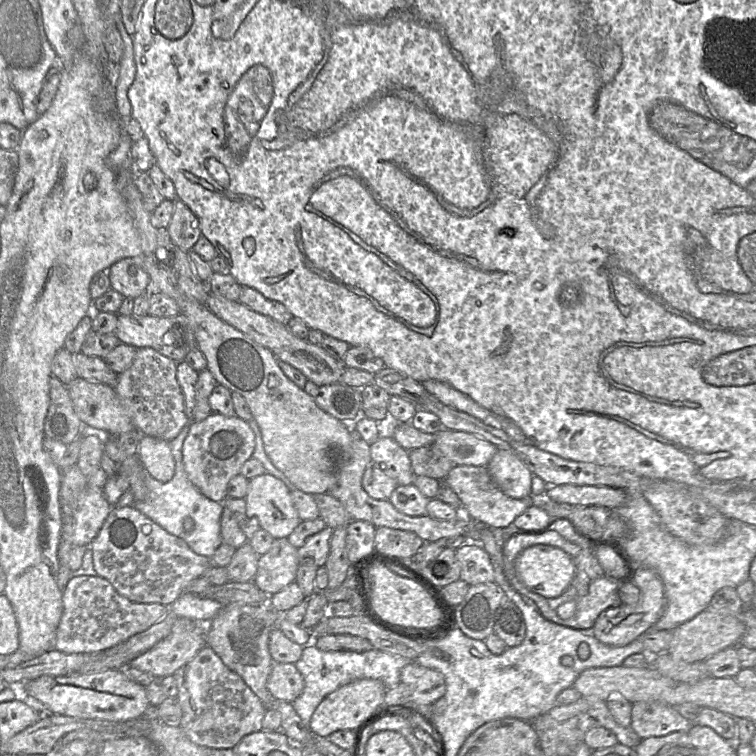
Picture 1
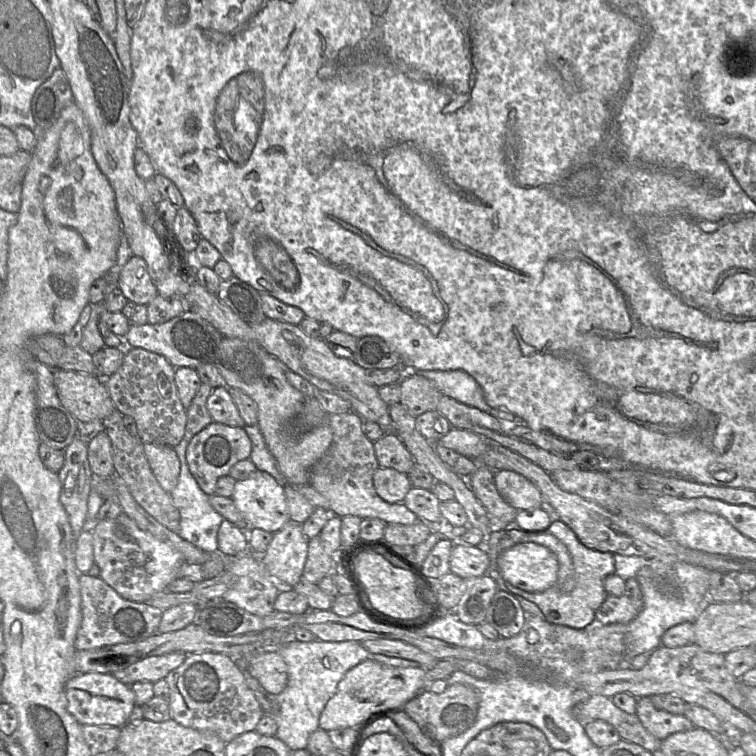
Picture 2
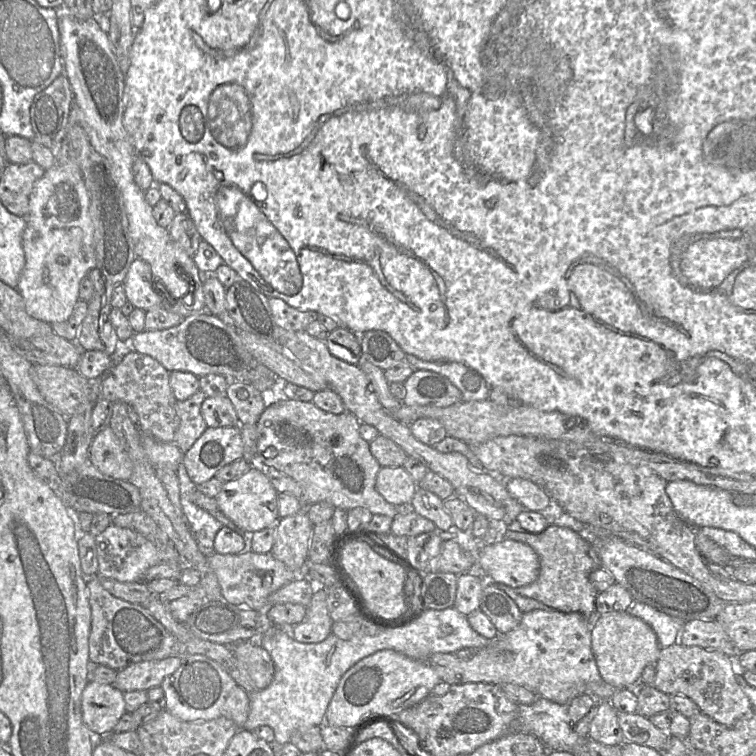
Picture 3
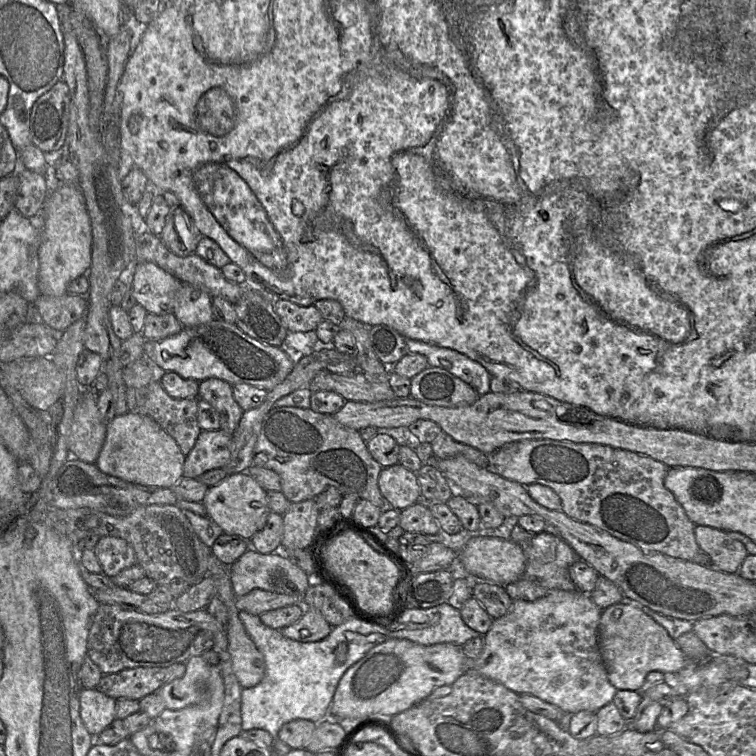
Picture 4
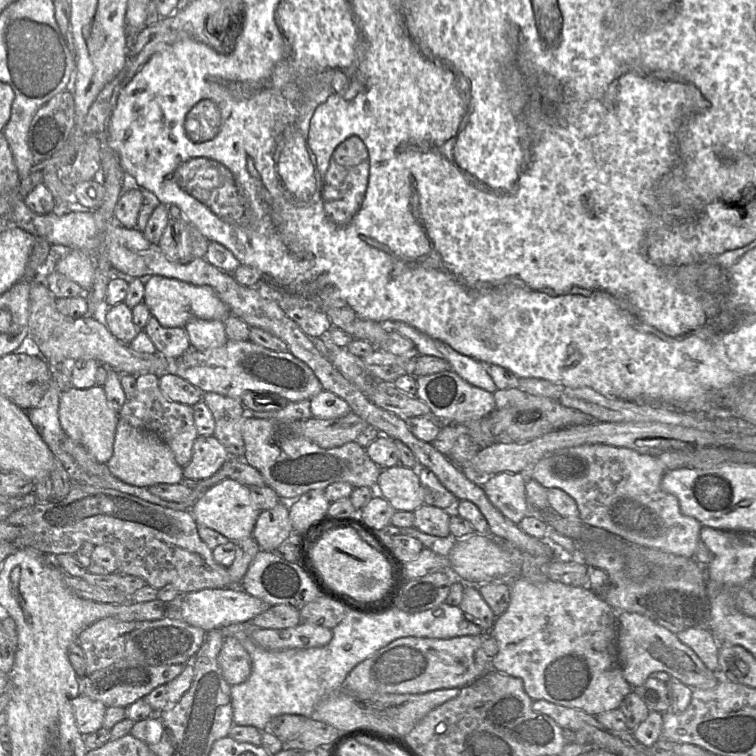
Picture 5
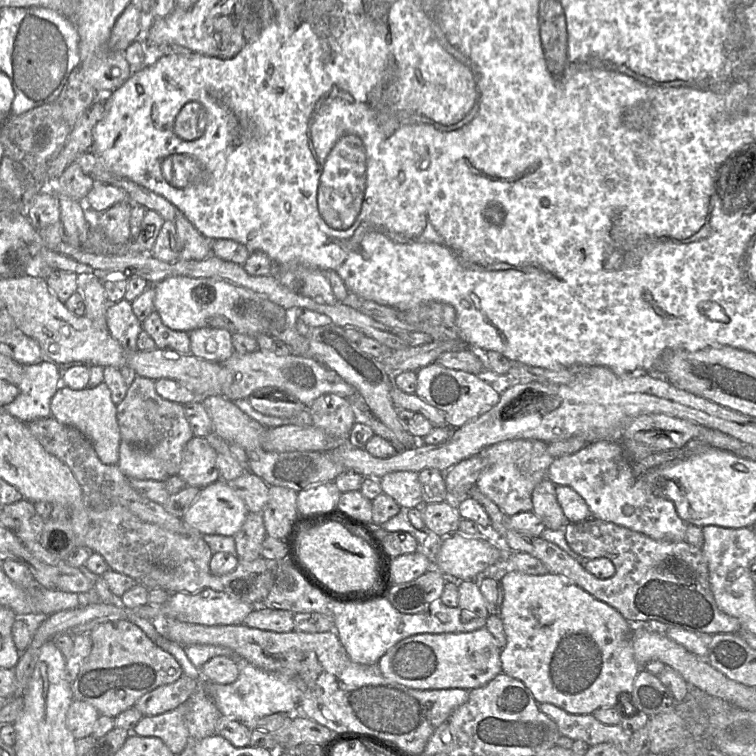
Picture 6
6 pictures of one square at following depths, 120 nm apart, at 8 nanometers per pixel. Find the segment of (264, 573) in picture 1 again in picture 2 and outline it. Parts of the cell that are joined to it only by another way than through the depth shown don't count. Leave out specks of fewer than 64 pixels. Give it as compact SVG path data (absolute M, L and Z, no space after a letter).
M289 521L273 534L268 549L260 556L267 572L282 588L293 588L302 580L308 541L302 524Z

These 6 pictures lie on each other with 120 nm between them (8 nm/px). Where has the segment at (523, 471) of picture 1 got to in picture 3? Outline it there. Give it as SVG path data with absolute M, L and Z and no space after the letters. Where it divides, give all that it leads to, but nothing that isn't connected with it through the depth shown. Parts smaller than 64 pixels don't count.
M524 478L505 479L509 494L524 510L548 512L552 508L552 498L538 484Z

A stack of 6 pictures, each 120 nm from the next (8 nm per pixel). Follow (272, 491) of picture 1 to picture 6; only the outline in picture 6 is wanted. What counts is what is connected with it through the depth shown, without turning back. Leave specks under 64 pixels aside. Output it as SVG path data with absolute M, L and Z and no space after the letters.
M219 479L201 489L181 519L197 533L233 537L248 514L244 501L226 481Z

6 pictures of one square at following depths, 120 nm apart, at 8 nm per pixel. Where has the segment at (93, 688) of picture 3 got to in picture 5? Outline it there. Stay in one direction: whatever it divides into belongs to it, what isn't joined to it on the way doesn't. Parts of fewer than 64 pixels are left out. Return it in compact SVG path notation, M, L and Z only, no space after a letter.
M80 694L72 701L72 707L77 728L83 736L103 727L107 706L102 702Z

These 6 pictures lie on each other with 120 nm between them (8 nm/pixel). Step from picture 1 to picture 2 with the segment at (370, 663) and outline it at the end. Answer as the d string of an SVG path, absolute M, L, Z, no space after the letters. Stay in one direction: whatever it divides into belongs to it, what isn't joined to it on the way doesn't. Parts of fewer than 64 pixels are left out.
M290 640L277 650L287 665L288 683L286 688L276 695L278 711L271 716L278 726L276 737L291 750L306 749L310 735L319 728L319 717L325 705L335 694L337 685L346 672L353 667L366 660L395 668L420 667L420 664L414 661L370 653L357 641Z

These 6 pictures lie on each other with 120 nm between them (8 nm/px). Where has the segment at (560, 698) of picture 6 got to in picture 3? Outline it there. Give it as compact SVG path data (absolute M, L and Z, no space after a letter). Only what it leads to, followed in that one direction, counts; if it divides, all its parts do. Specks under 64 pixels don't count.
M537 609L531 612L524 613L522 615L520 623L515 629L513 629L512 631L506 634L502 634L502 635L499 634L493 640L489 641L489 643L486 646L478 649L477 653L469 660L461 660L457 658L455 654L435 653L430 655L427 659L425 659L425 662L427 662L436 671L436 673L438 674L442 682L448 683L449 685L464 684L470 682L483 682L483 683L494 684L494 685L516 684L533 692L537 697L542 697L551 702L568 706L574 698L583 694L587 695L587 685L589 683L596 683L596 682L603 681L598 671L595 657L591 648L591 631L592 631L592 623L590 623L589 620L579 612L564 613L555 610Z

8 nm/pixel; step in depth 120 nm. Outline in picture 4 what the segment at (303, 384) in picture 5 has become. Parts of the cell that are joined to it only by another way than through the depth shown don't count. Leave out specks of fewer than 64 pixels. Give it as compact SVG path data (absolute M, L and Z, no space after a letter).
M211 320L161 340L146 340L144 354L165 372L175 372L183 378L201 382L218 378L231 385L249 384L270 391L293 370L295 363L280 347L266 345L242 332L236 324Z

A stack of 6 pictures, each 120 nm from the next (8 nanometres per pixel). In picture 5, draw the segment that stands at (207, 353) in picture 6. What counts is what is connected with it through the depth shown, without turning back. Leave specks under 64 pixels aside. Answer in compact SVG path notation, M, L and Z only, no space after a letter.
M195 319L185 325L191 348L204 351L223 345L227 340L221 320Z

